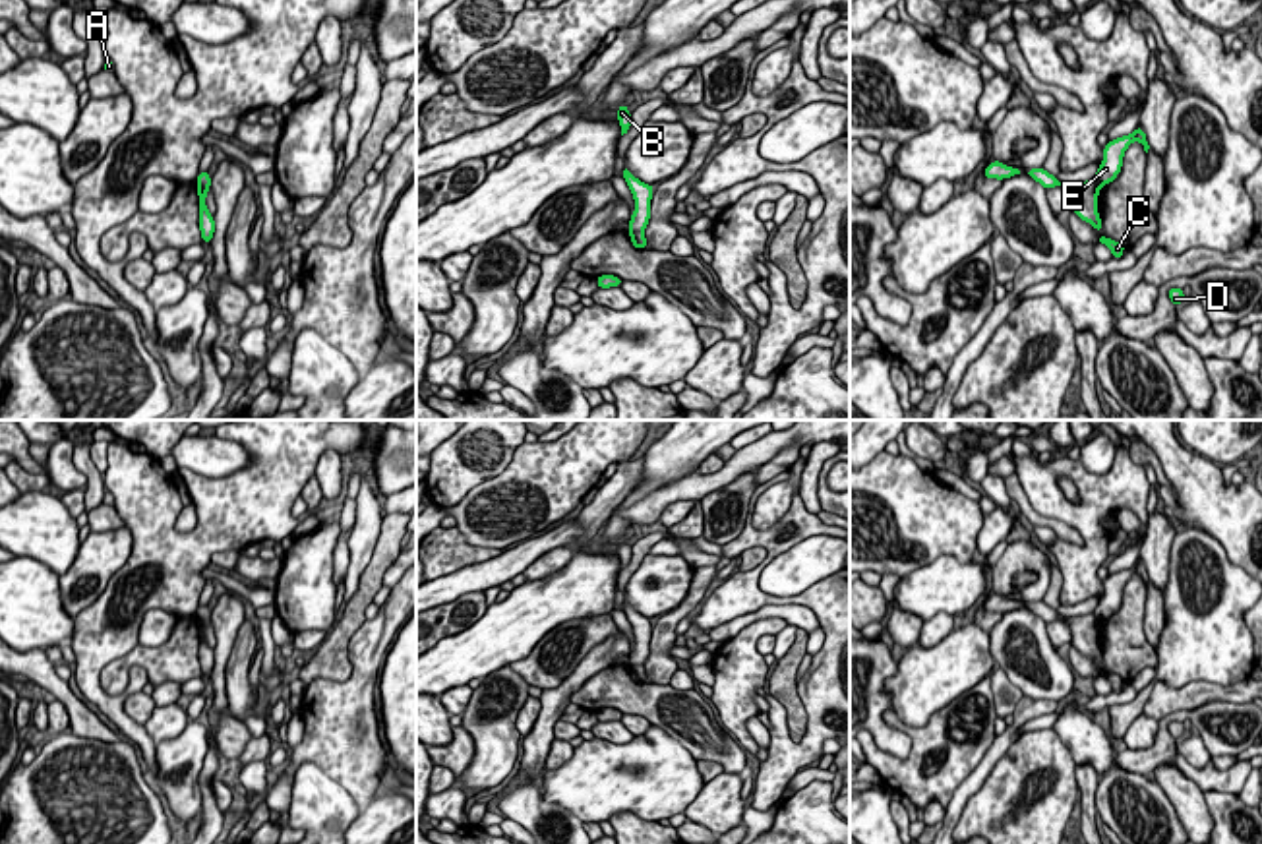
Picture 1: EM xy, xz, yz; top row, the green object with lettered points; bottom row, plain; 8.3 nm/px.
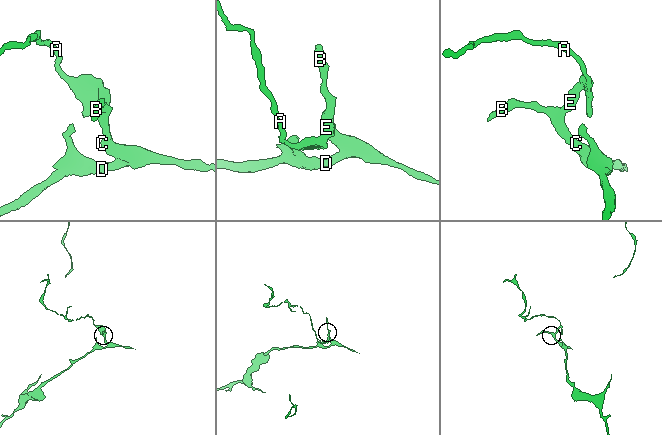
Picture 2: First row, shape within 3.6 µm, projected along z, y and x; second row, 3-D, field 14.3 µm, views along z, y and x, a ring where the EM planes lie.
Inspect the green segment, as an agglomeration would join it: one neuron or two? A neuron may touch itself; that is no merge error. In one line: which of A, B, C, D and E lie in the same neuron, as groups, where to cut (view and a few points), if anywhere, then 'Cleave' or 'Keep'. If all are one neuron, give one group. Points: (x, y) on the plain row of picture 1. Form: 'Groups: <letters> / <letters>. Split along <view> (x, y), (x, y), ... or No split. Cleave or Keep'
Groups: A E / B C D. Split along xz (631, 664), (641, 666). Cleave

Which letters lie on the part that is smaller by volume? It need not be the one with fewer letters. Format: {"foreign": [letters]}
{"foreign": ["A", "E"]}

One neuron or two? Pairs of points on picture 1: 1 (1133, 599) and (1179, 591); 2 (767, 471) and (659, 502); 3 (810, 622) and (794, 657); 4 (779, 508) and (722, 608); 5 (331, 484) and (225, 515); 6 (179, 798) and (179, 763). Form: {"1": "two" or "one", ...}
{"1": "two", "2": "two", "3": "two", "4": "two", "5": "two", "6": "one"}

